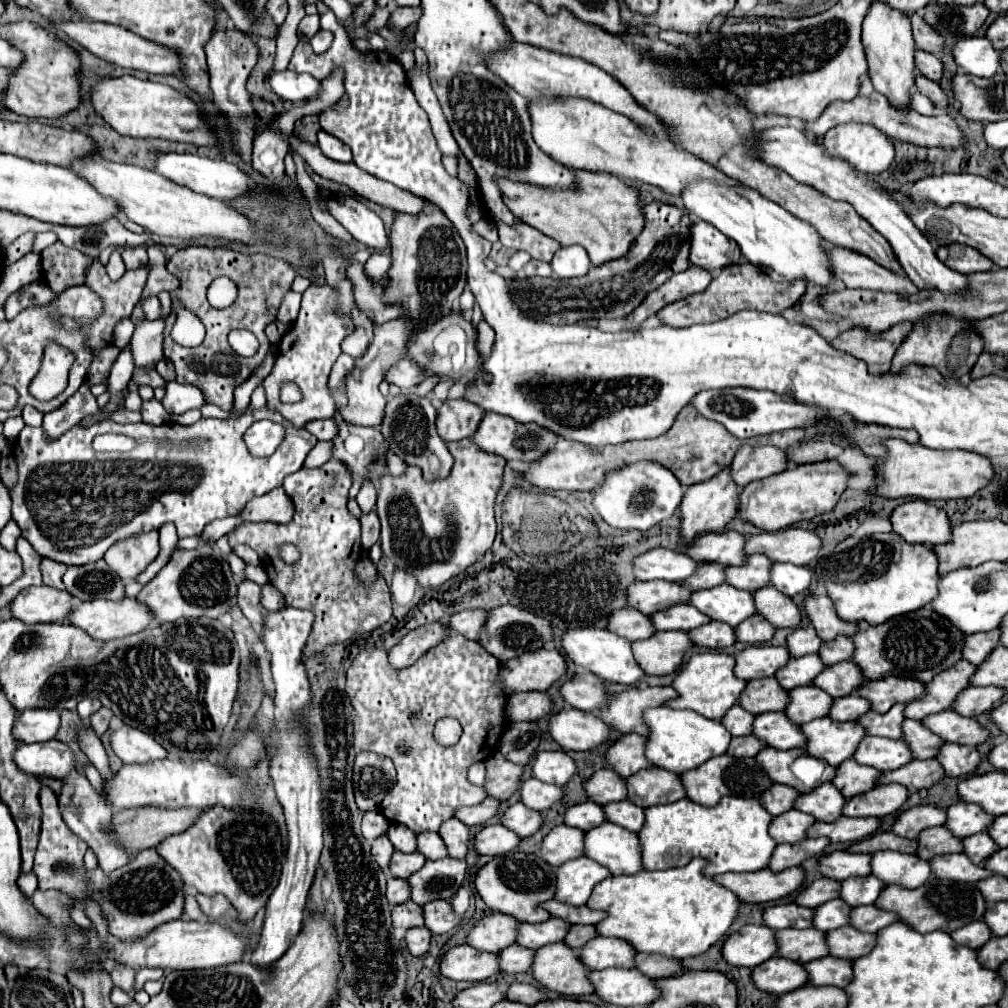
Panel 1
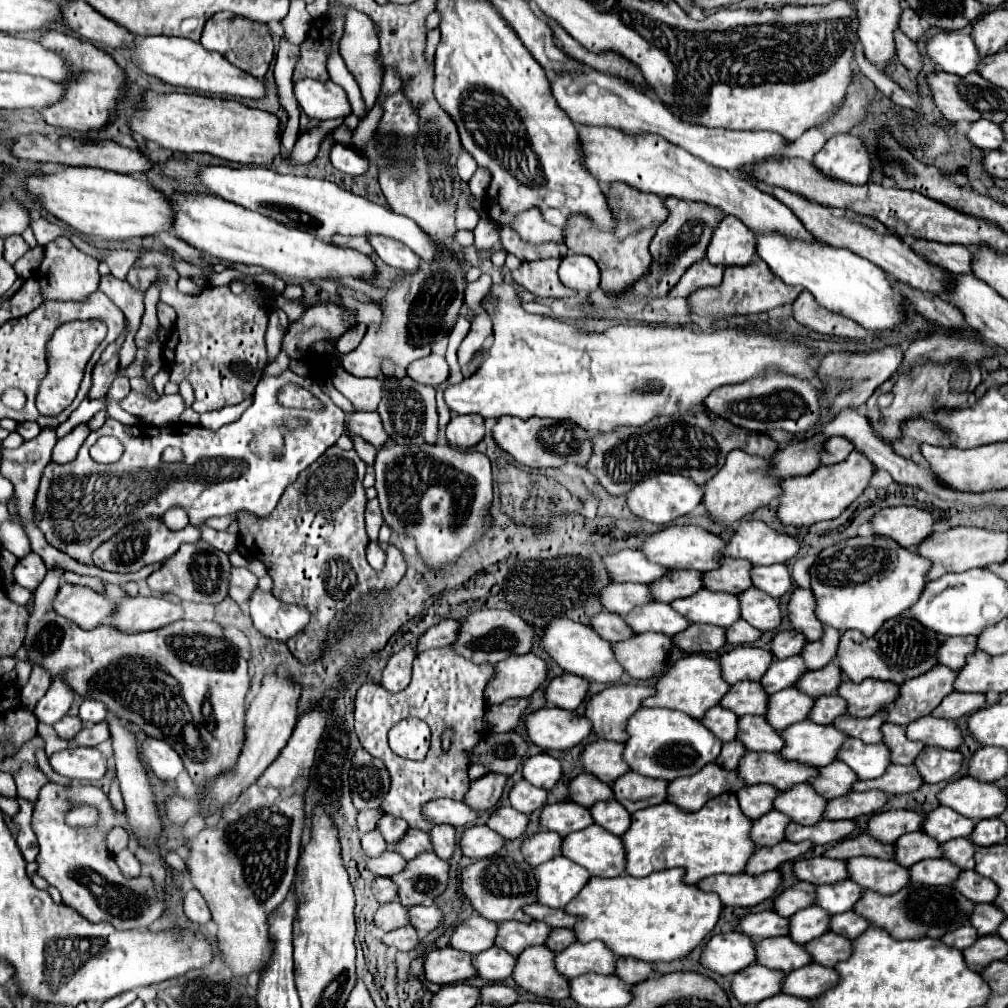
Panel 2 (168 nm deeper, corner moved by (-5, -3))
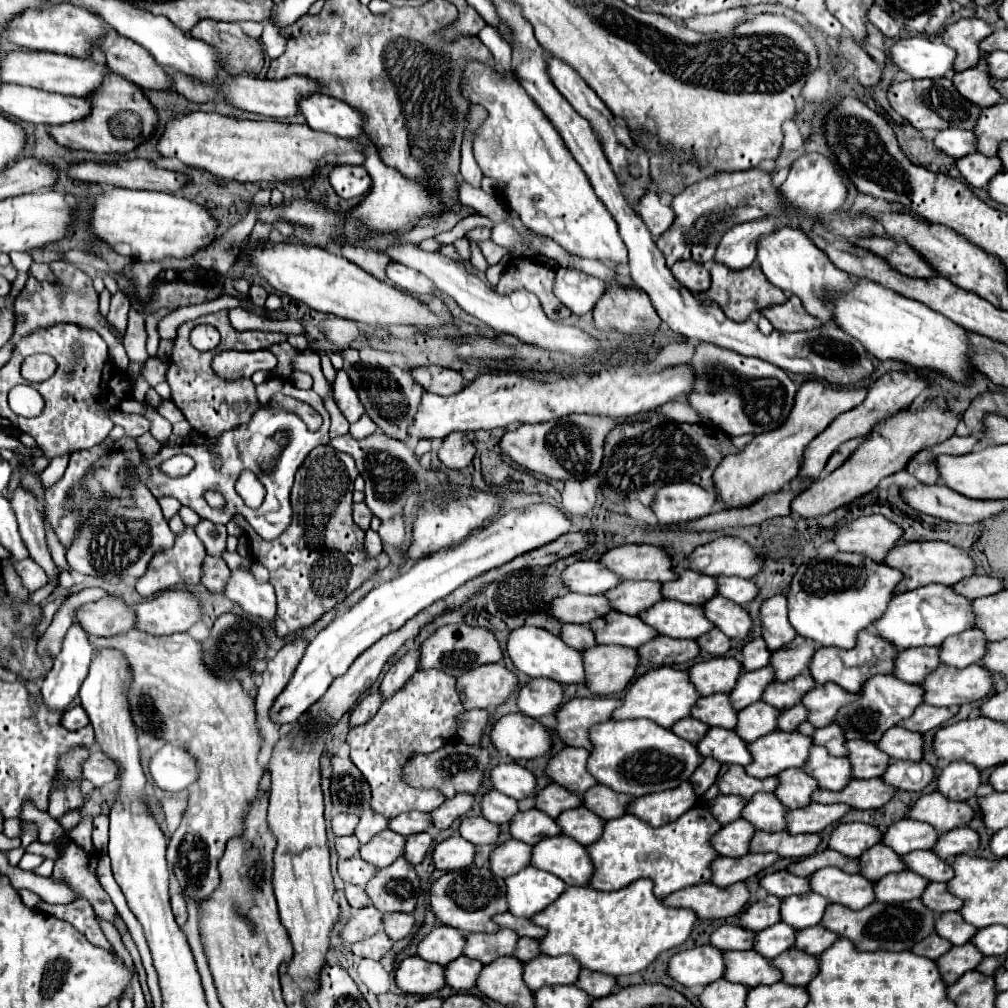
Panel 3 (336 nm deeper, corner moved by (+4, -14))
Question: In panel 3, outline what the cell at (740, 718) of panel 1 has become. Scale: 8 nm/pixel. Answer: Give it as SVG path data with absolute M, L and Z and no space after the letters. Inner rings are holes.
M686 716L686 718L682 718L682 722L676 722L674 728L670 728L670 730L672 730L674 734L678 734L680 738L684 738L684 740L696 744L696 742L706 734L708 726L702 724L700 720L694 720L692 716Z

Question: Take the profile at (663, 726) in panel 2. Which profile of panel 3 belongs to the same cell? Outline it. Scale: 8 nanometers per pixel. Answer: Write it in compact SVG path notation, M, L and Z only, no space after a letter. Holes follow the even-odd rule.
M650 720L602 722L602 726L590 730L590 742L594 742L594 750L588 758L588 770L596 782L634 798L676 788L686 782L698 768L698 762L702 762L694 744Z

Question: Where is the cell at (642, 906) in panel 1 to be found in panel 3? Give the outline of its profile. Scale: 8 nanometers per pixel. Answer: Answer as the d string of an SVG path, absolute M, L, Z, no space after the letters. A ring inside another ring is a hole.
M642 878L616 892L598 892L586 886L566 888L542 914L530 918L546 928L546 938L540 940L542 954L570 954L582 968L610 976L634 974L648 968L660 952L684 944L696 922L692 910L664 906L652 894L652 886L652 880Z

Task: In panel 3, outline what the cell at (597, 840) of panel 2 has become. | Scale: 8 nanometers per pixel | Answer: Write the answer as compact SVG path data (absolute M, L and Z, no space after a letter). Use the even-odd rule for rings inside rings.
M562 834L534 844L530 866L562 878L568 886L586 886L594 872L586 848Z

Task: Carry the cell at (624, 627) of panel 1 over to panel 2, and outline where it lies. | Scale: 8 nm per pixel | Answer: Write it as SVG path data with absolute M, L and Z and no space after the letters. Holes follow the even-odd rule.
M601 611L599 615L595 615L595 619L591 619L591 627L609 643L619 643L623 639L631 639L631 635L635 635L631 631L631 627L627 627L625 619L621 615L615 613L607 613Z

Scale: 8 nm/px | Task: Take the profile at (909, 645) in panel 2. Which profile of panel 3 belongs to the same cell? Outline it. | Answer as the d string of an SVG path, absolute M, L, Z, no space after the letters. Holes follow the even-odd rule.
M858 632L858 638L856 638L856 646L852 650L840 650L840 648L818 648L814 652L814 658L810 660L810 666L808 666L808 672L810 676L814 678L816 684L824 684L824 682L834 682L838 686L842 686L844 690L852 692L852 694L858 694L862 684L872 678L874 674L892 674L892 664L894 664L894 658L896 658L898 650L882 640L880 636L872 634L872 632Z

